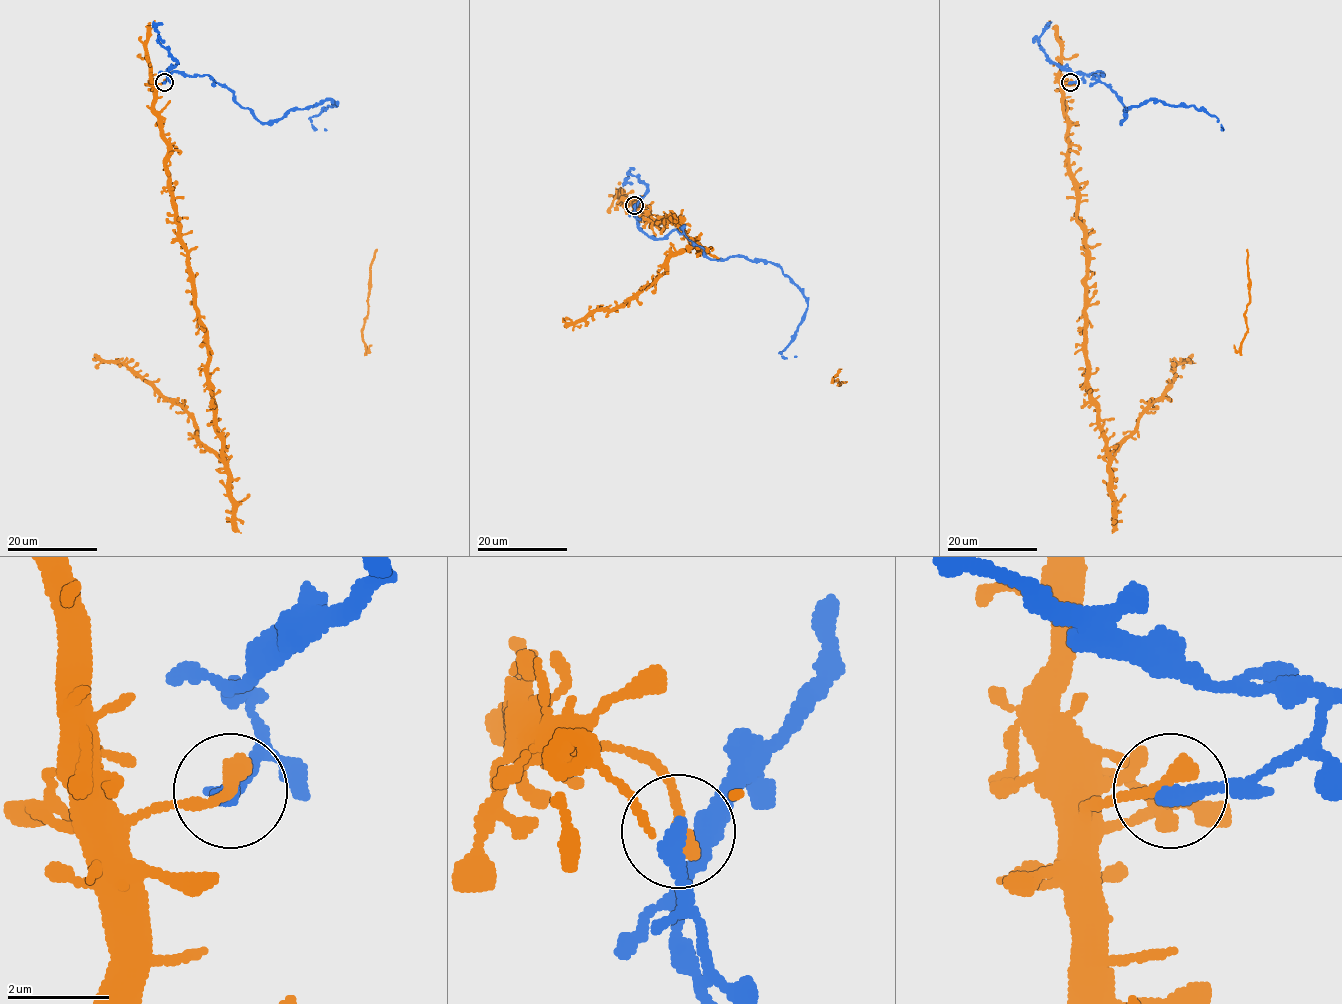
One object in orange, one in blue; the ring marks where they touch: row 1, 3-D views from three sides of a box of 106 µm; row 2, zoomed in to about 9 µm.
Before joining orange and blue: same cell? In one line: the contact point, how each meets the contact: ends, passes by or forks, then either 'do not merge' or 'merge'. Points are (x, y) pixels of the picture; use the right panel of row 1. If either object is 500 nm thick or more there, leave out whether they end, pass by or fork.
at (1070, 82); orange ends there; blue ends there; do not merge

